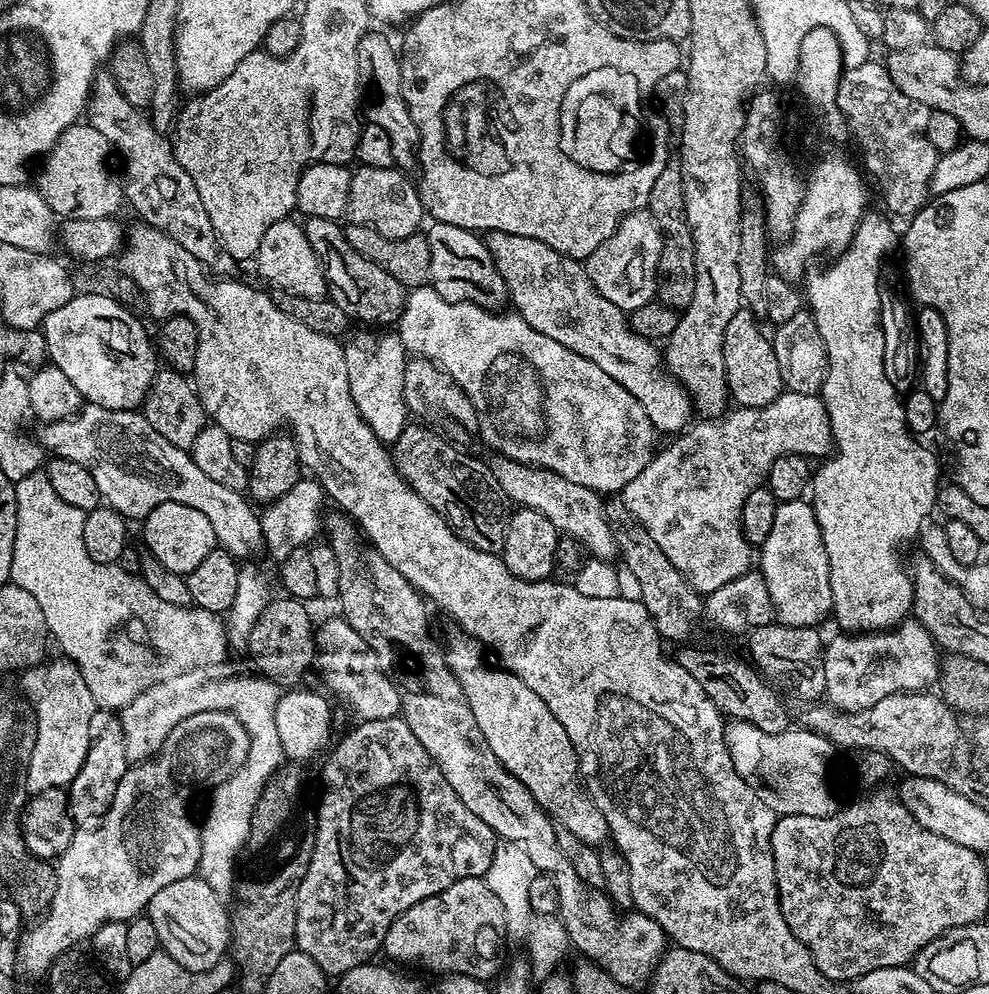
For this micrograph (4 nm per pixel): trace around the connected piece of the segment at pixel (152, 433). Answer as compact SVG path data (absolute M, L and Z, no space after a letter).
M85 403L70 419L44 424L41 429L38 443L45 453L70 458L70 462L78 462L78 466L86 466L94 482L98 482L98 490L107 507L120 512L124 517L143 518L150 514L150 510L154 510L154 506L162 506L162 502L182 502L182 506L194 506L194 510L202 510L202 514L206 514L210 526L214 526L217 545L226 549L231 556L243 558L251 552L258 551L260 544L262 548L258 512L246 499L245 493L236 492L234 489L211 481L195 465L185 449L166 442L166 438L162 438L162 434L158 434L158 430L154 430L154 426L150 426L150 422L146 422L146 418L139 411L106 410L97 404Z

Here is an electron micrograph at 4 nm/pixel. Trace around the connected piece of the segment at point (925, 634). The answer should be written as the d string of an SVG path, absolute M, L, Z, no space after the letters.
M906 618L903 623L885 632L839 635L825 645L824 651L825 697L827 703L837 711L861 712L890 694L925 691L939 679L942 670L940 650L929 632L915 618Z

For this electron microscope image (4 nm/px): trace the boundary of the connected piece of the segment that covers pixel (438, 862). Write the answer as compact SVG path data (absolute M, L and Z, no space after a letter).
M400 716L390 718L378 718L377 720L365 720L357 723L357 728L352 728L340 742L331 749L332 754L324 764L320 772L320 805L316 808L314 823L316 826L316 841L310 862L306 866L306 874L301 880L297 890L297 917L294 920L295 947L304 955L308 955L318 964L328 978L338 978L346 970L354 970L354 966L362 966L373 959L375 952L379 953L384 947L386 930L410 906L417 904L419 900L430 898L439 892L445 892L454 882L465 880L471 876L477 878L487 877L490 870L490 862L494 862L494 854L498 837L478 814L472 813L462 803L462 798L454 794L454 786L446 782L446 778L440 773L440 768L433 764L430 754L426 754L426 746L418 742L414 730Z

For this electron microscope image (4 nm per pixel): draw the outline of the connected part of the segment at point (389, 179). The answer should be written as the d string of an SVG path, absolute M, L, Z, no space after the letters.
M357 167L352 174L352 193L348 199L348 224L365 224L377 228L387 240L405 240L421 231L426 209L421 193L407 180L401 169Z

